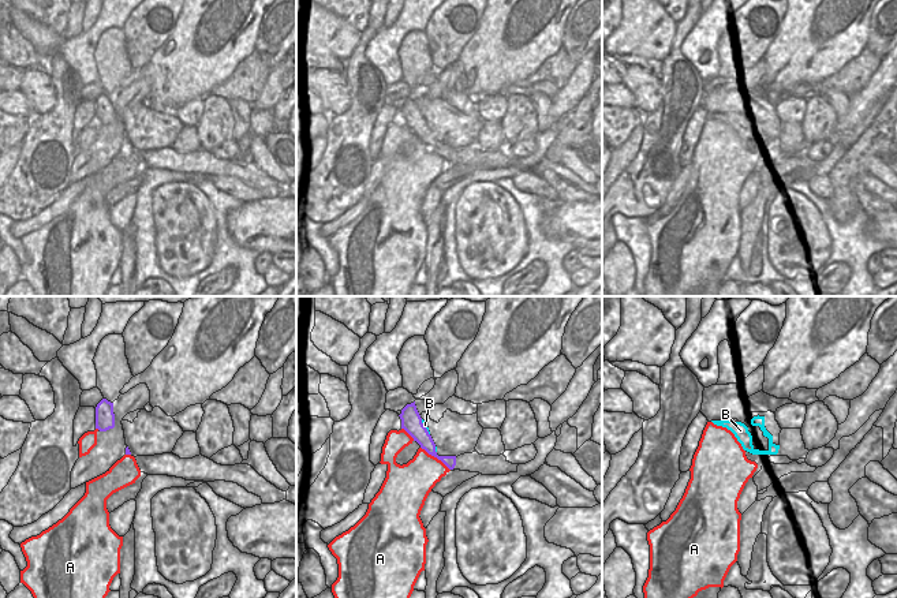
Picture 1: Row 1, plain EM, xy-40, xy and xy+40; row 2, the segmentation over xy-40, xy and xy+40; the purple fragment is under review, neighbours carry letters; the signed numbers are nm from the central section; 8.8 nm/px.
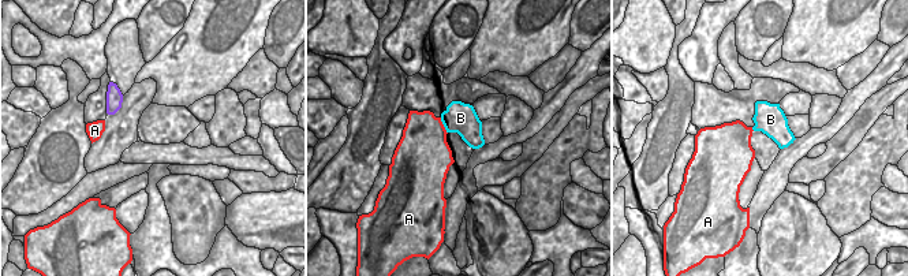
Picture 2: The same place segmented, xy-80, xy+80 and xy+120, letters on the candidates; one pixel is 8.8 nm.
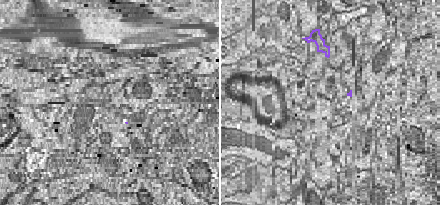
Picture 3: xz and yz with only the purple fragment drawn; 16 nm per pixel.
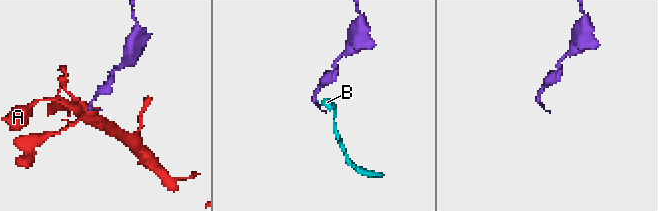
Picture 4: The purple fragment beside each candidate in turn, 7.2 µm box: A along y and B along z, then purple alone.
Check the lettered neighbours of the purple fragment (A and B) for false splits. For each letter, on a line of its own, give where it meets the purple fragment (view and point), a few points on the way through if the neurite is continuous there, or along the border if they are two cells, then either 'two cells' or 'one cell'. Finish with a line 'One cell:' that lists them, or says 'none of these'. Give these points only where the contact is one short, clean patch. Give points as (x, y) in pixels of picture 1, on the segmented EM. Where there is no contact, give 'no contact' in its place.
A: contact xy (436, 456); two cells
B: contact xy (425, 428); way xy (411, 422), (417, 428), (425, 428), (425, 425); one cell
One cell: B

